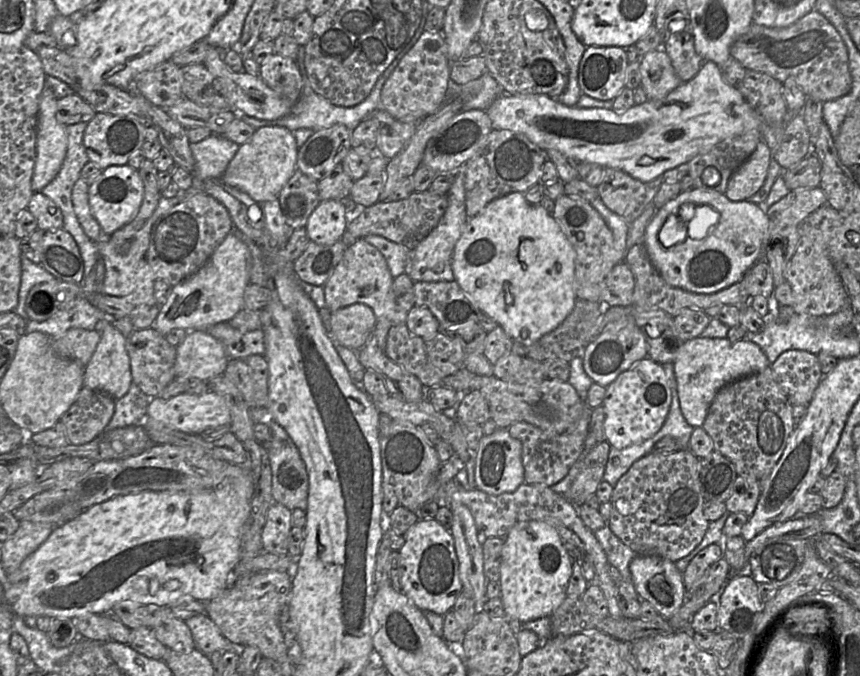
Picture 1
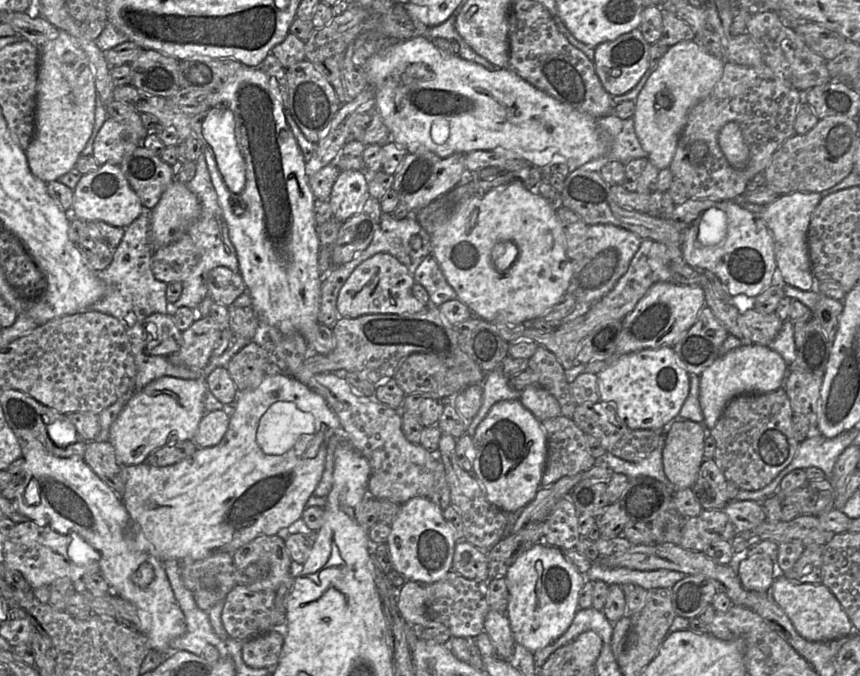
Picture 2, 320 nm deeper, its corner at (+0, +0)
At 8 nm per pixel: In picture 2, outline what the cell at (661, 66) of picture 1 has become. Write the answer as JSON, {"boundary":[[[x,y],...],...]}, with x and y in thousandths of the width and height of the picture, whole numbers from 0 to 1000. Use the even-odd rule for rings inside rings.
{"boundary":[[[793,61],[776,74],[738,148],[736,172],[742,207],[765,250],[778,249],[802,161],[820,146],[837,118],[843,92],[826,81],[812,62]]]}

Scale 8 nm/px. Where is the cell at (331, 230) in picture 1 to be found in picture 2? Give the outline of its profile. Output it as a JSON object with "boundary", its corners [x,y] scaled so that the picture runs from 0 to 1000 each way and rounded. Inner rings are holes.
{"boundary":[[[403,251],[394,257],[381,294],[390,324],[401,328],[417,312],[429,291],[429,266],[422,253]]]}

